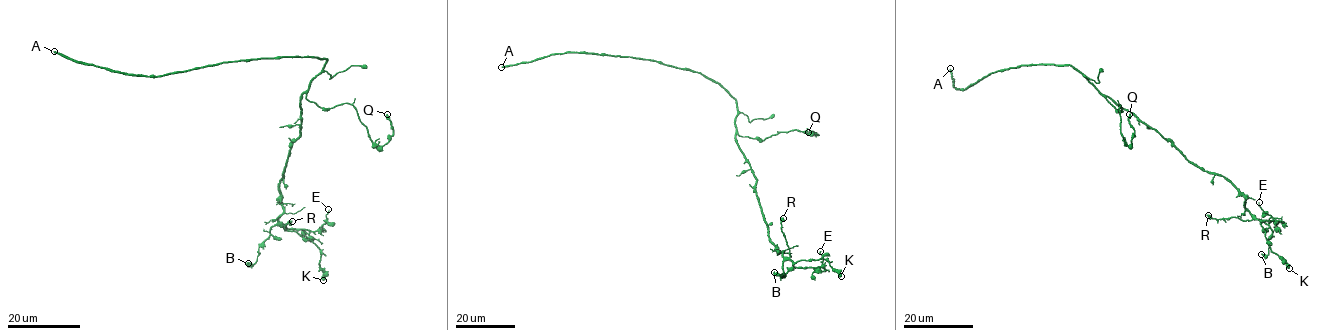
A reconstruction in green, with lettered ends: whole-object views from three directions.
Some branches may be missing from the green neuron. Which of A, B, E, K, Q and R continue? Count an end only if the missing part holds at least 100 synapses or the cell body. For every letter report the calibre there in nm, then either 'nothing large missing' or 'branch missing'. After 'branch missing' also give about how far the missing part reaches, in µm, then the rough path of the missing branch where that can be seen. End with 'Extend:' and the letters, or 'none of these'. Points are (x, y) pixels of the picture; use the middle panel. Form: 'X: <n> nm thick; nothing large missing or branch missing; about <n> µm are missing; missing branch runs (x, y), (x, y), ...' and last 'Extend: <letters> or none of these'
A: 220 nm thick; branch missing; about 140 µm are missing; missing branch runs (501, 67), (467, 73), (500, 138), (510, 183), (507, 214), (479, 251), (461, 262), (451, 253)
B: 360 nm thick; nothing large missing
E: 100 nm thick; nothing large missing
K: 650 nm thick; nothing large missing
Q: 320 nm thick; nothing large missing
R: 480 nm thick; nothing large missing
Extend: A

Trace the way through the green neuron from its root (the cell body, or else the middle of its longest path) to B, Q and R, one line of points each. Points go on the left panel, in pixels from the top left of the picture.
B: (321, 71), (299, 102), (300, 132), (279, 184), (283, 213), (258, 248), (257, 260), (248, 263)
Q: (321, 71), (313, 77), (306, 98), (324, 108), (349, 103), (376, 147), (382, 147), (392, 133), (387, 114)
R: (321, 71), (301, 94), (300, 132), (293, 142), (279, 184), (283, 213), (279, 220), (284, 227), (292, 221)

